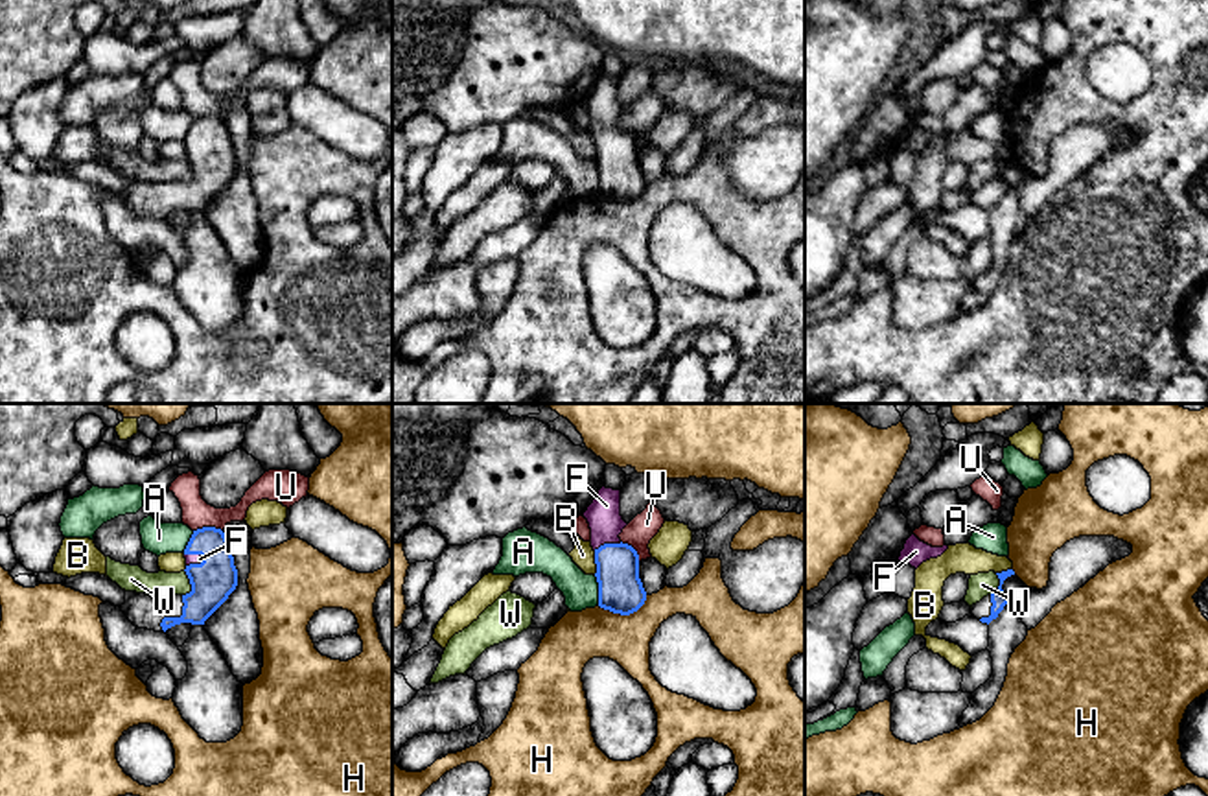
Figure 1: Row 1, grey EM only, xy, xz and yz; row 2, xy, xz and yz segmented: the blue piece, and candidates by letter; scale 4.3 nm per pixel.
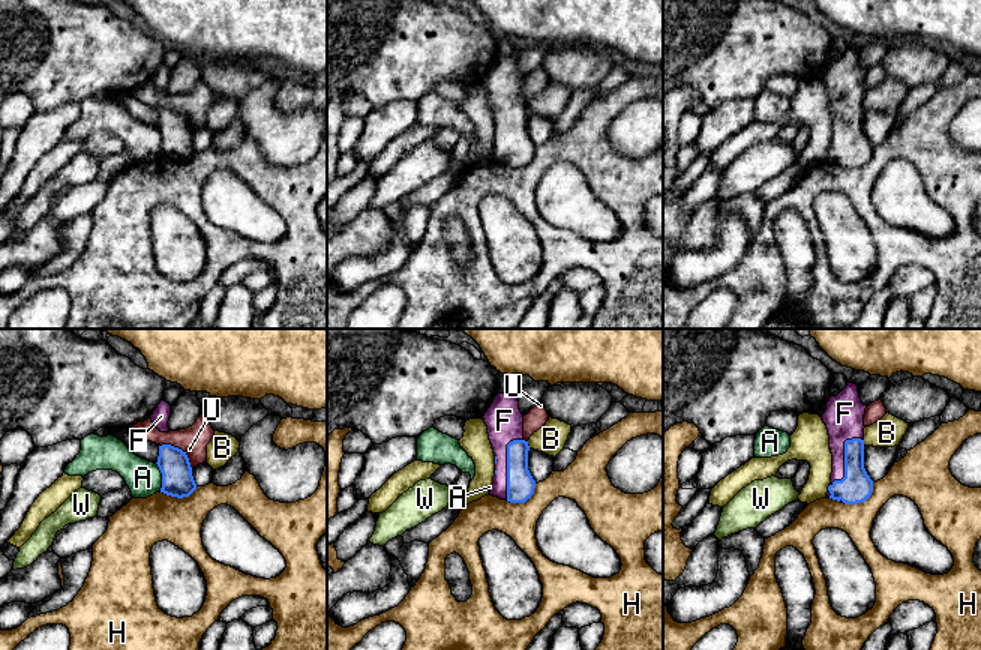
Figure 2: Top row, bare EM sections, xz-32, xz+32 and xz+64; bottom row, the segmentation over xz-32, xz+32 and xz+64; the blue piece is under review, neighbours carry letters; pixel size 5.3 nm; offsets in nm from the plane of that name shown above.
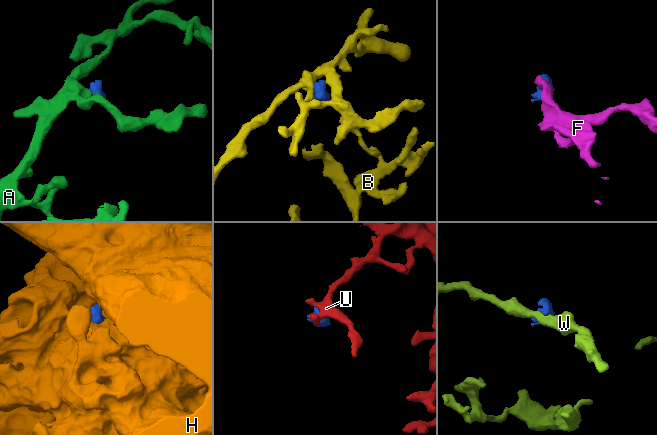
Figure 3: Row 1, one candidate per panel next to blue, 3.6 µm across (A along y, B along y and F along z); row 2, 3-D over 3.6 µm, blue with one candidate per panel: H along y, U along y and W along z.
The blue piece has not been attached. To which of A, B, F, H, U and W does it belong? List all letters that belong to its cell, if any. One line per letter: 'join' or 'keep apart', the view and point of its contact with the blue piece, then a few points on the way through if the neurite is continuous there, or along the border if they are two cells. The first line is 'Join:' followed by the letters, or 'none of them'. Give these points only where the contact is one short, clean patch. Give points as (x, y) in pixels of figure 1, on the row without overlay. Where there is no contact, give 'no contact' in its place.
Join: F
A: keep apart; contact xz (599, 177); border xz (593, 163), (599, 192)
B: keep apart; contact xz (595, 150)
F: join; contact xz (606, 131); way xz (621, 177), (617, 150), (606, 131), (603, 102)
H: keep apart; contact xz (625, 201); border xz (647, 183), (628, 201), (614, 201), (599, 192)
U: keep apart; contact xy (207, 115); border xy (221, 117), (197, 115), (194, 118)
W: keep apart; contact xy (190, 170); border xy (185, 157), (190, 177), (183, 183)

